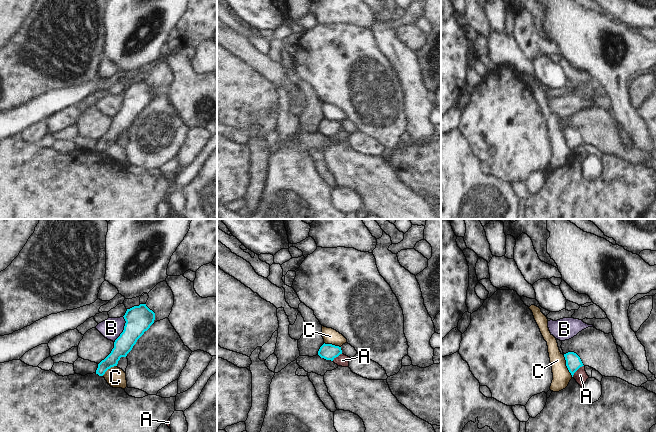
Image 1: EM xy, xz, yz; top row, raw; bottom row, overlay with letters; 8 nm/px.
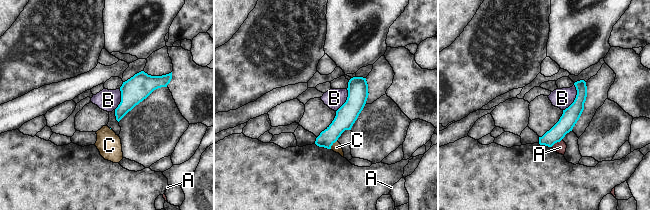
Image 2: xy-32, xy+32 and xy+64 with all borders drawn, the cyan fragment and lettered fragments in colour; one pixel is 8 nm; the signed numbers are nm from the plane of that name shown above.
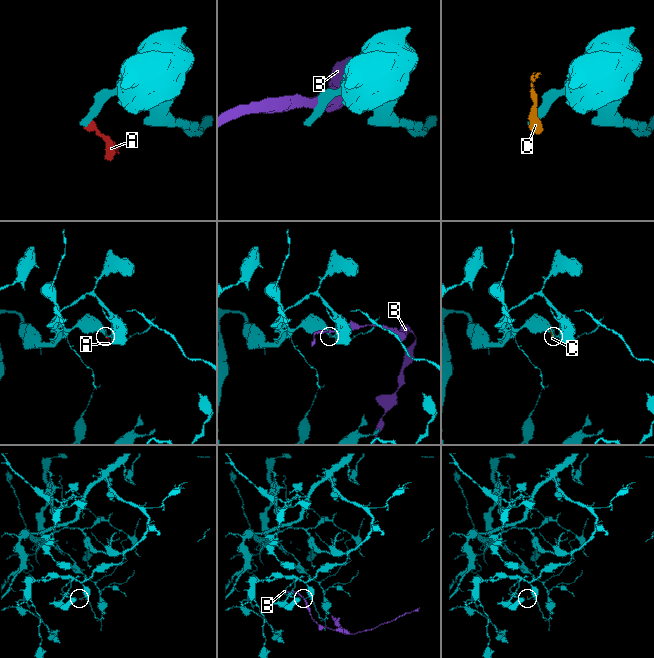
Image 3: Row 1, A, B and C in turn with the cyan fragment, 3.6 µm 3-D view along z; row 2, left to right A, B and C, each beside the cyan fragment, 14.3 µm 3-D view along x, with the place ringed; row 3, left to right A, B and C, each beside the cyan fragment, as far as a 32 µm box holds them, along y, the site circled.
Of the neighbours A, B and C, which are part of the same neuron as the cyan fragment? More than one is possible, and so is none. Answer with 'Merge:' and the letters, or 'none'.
Merge: none

